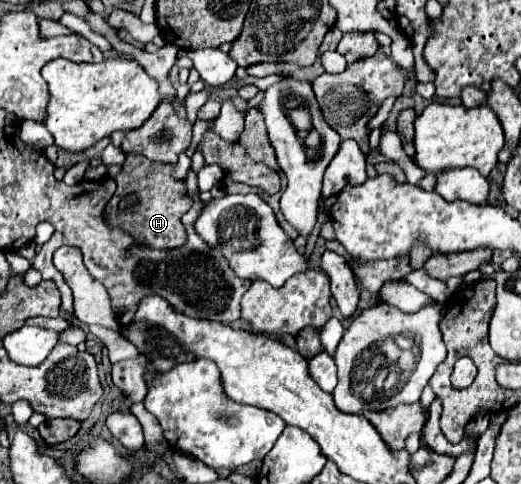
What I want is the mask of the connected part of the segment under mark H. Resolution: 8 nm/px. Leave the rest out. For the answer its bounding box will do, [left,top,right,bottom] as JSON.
[102,155,192,249]

